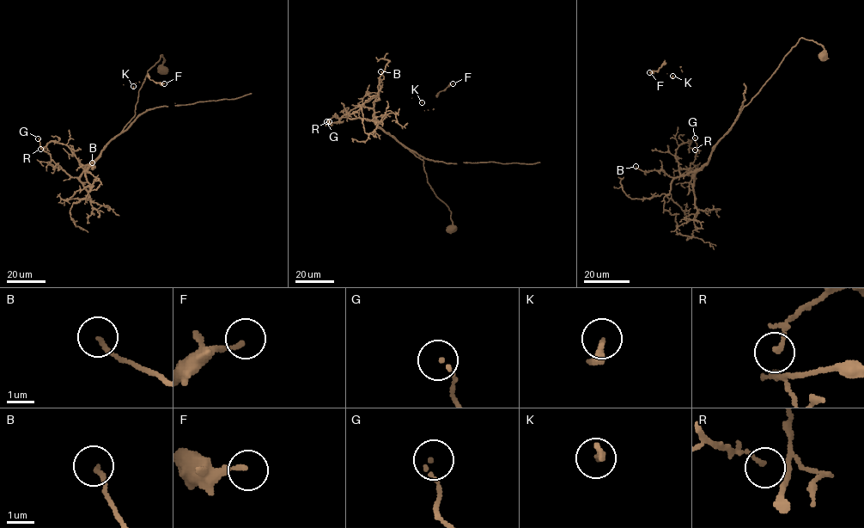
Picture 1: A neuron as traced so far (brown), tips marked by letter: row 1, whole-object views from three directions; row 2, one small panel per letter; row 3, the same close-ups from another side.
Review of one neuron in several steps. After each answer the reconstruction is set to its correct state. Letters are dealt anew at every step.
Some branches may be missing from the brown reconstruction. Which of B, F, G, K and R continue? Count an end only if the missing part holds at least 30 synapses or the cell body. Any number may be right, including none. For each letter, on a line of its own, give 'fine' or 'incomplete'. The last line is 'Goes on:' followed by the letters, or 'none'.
B: fine
F: fine
G: fine
K: incomplete
R: fine
Goes on: K

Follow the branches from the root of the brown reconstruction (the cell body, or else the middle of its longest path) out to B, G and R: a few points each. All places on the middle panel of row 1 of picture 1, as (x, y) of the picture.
B: (452, 228), (451, 211), (427, 182), (423, 161), (386, 133), (374, 120), (374, 101), (384, 77), (380, 71)
G: (452, 228), (451, 211), (427, 182), (422, 159), (374, 121), (347, 117), (326, 121)
R: (452, 228), (451, 211), (427, 182), (423, 161), (377, 125), (373, 108), (359, 105), (329, 121)

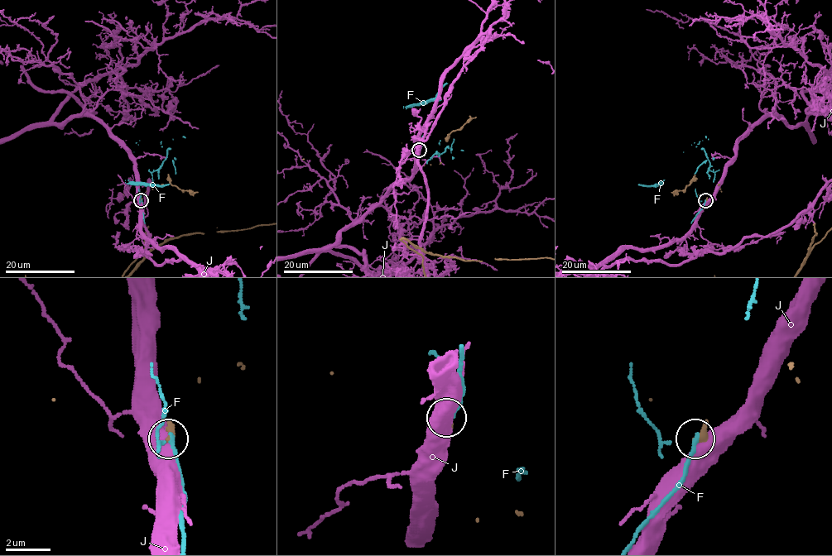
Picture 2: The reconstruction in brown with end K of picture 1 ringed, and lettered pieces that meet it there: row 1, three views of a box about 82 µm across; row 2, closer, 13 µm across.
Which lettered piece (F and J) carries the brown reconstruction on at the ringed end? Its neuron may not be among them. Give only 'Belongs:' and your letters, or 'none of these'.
Belongs: none of these

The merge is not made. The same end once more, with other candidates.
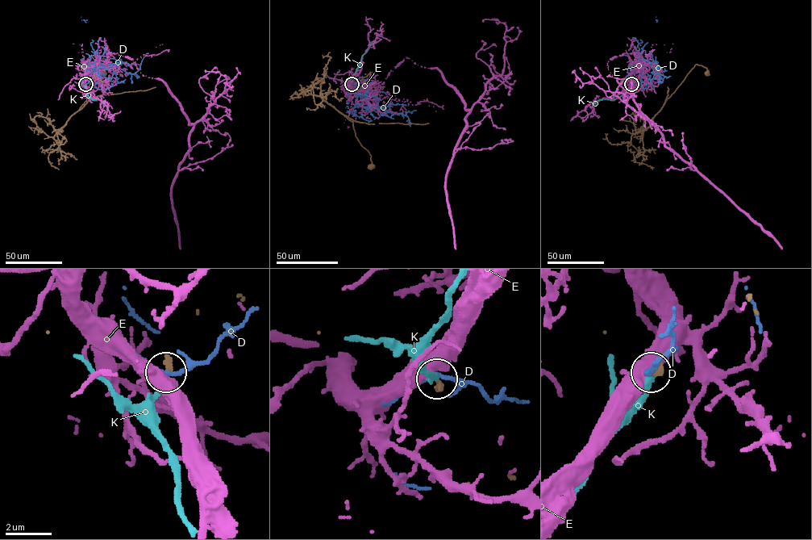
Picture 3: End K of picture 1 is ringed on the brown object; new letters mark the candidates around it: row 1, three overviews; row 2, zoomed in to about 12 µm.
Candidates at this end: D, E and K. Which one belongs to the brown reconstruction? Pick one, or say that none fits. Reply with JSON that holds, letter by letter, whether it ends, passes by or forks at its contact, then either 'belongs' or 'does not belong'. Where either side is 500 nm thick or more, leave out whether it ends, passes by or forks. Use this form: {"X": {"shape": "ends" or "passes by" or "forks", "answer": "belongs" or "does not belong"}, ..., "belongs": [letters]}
{"D": {"shape": "passes by", "answer": "does not belong"}, "E": {"shape": "forks", "answer": "does not belong"}, "K": {"shape": "ends", "answer": "belongs"}, "belongs": ["K"]}

